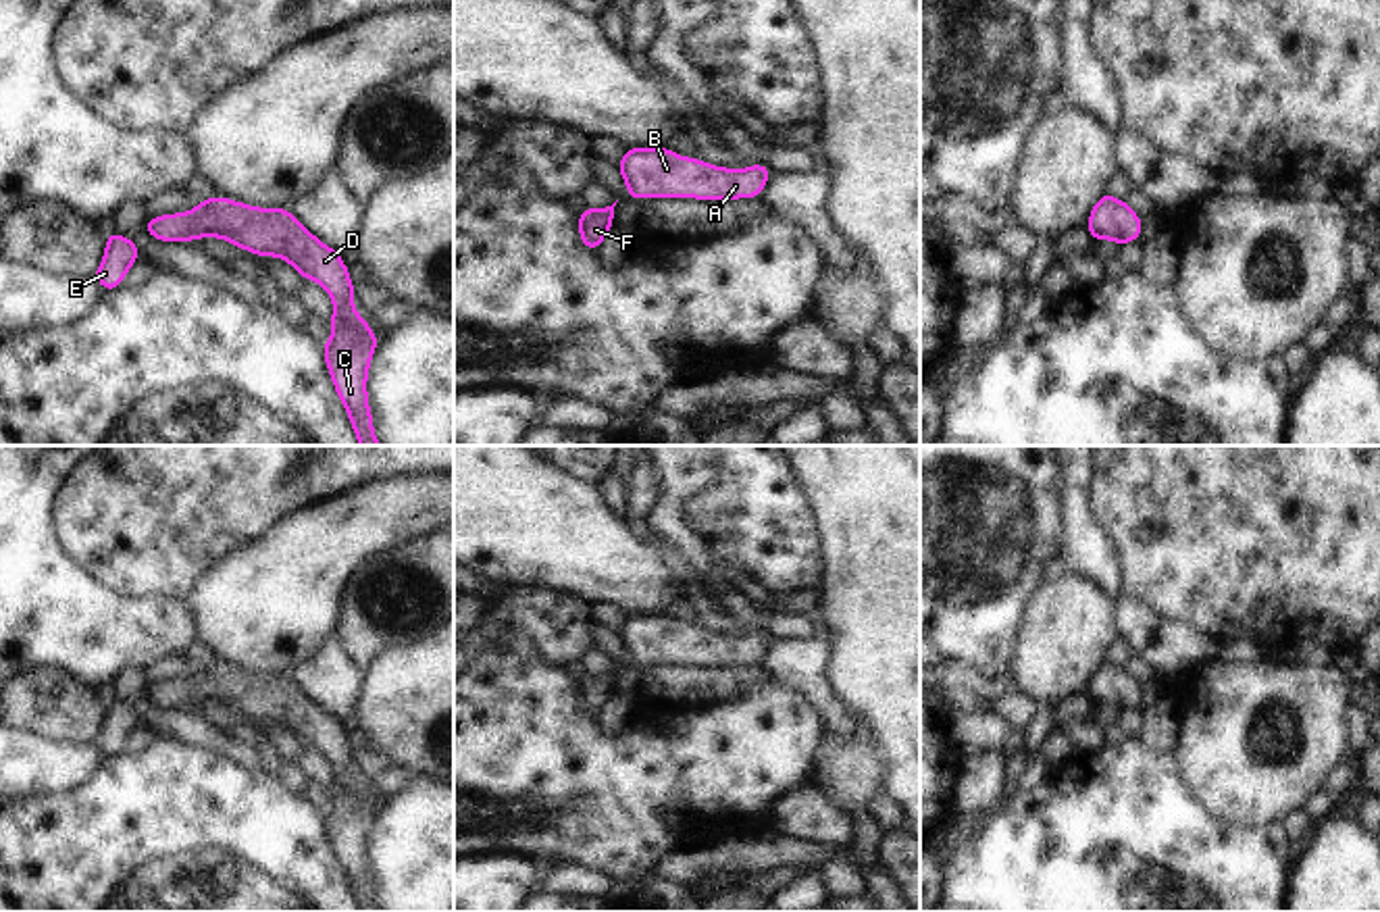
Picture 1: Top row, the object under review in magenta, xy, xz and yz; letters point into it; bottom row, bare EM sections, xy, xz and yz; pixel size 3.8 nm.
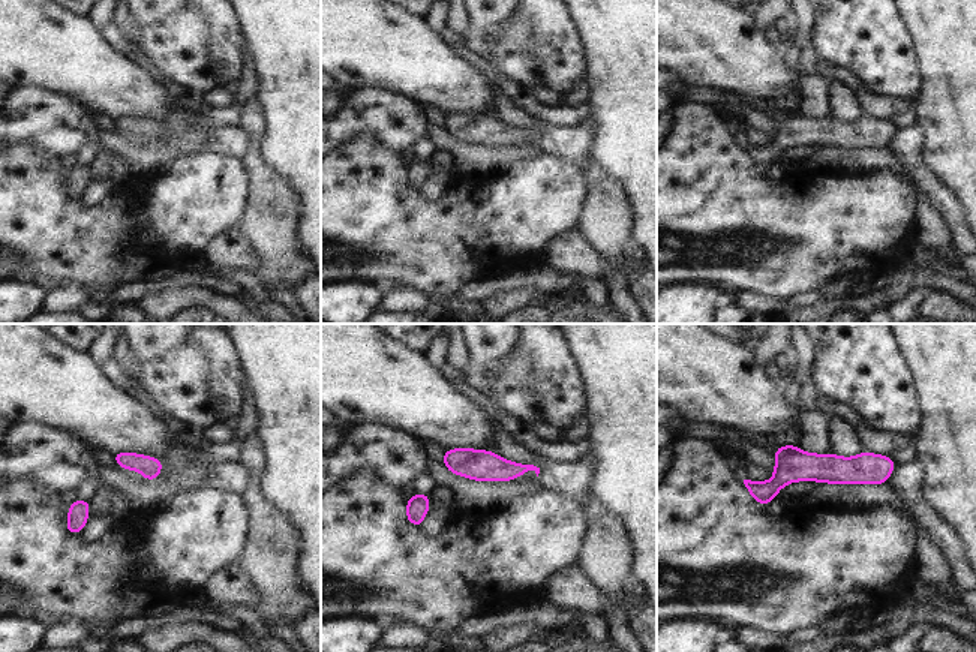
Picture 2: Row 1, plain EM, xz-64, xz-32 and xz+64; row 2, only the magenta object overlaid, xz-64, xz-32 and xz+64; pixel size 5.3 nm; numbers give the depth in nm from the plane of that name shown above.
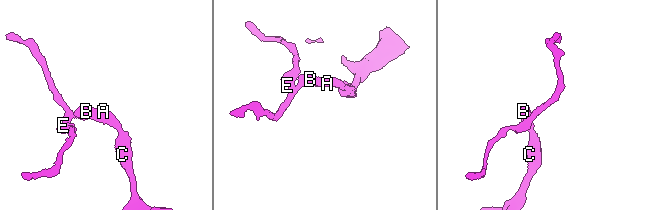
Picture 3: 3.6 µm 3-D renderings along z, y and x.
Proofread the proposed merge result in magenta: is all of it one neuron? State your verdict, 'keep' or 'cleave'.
keep

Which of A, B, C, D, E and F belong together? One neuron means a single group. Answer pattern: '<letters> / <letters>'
A B C D E F

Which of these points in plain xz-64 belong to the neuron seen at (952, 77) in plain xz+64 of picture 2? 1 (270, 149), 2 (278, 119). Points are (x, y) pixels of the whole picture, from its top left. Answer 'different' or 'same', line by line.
1: same
2: same

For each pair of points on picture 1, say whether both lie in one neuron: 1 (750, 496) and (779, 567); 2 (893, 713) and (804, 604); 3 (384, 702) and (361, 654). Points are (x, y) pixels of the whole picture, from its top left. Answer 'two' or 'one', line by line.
1: one
2: two
3: two

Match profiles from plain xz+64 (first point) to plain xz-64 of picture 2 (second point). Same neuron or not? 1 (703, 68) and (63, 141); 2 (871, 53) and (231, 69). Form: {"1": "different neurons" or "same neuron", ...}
{"1": "different neurons", "2": "same neuron"}

